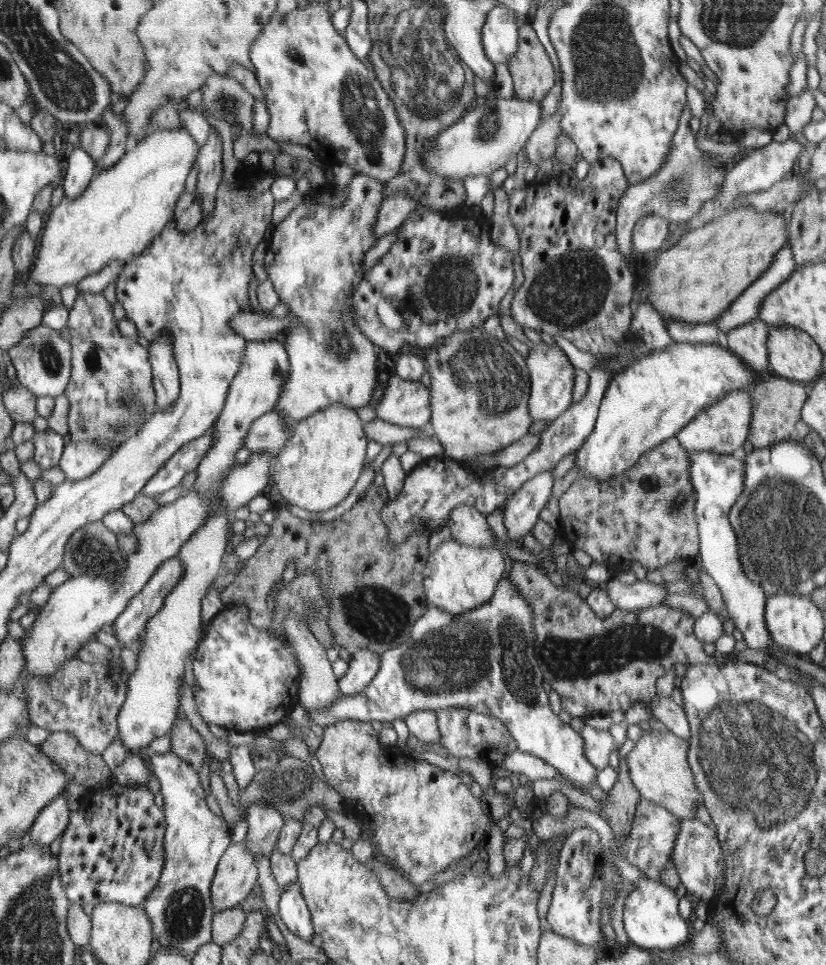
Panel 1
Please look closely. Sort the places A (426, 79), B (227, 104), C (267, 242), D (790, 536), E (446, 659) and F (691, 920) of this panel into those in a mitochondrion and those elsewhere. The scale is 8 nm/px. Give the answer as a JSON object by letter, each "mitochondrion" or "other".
{"A":"mitochondrion","B":"mitochondrion","C":"other","D":"mitochondrion","E":"mitochondrion","F":"other"}

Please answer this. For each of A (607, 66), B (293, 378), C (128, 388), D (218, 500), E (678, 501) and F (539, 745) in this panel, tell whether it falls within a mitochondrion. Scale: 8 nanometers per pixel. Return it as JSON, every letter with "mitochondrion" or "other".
{"A":"mitochondrion","B":"other","C":"mitochondrion","D":"other","E":"mitochondrion","F":"other"}

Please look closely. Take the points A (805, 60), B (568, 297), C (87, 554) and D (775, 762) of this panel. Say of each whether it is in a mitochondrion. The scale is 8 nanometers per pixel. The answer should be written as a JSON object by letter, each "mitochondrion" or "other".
{"A":"other","B":"mitochondrion","C":"mitochondrion","D":"mitochondrion"}

